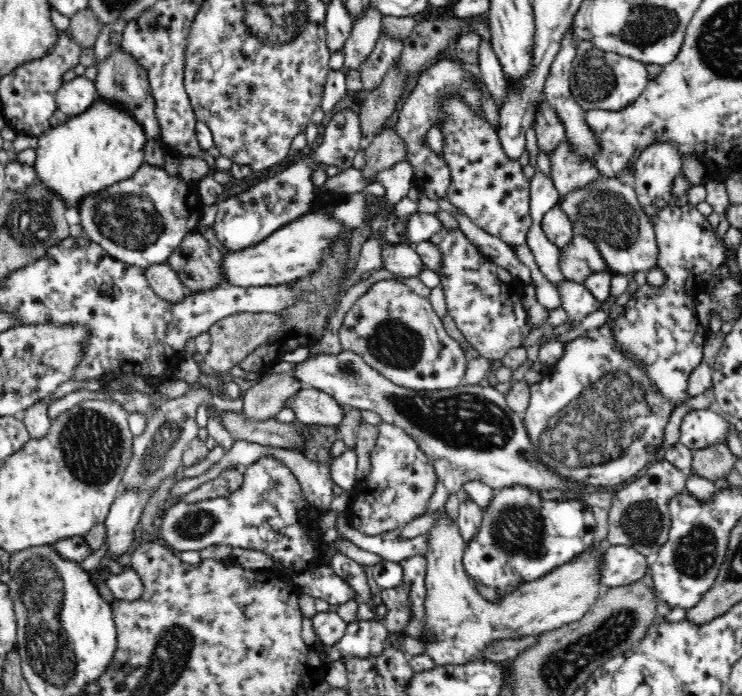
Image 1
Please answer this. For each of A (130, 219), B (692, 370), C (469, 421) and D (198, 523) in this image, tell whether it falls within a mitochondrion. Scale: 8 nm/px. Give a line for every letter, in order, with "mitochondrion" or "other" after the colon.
A: mitochondrion
B: other
C: mitochondrion
D: mitochondrion

